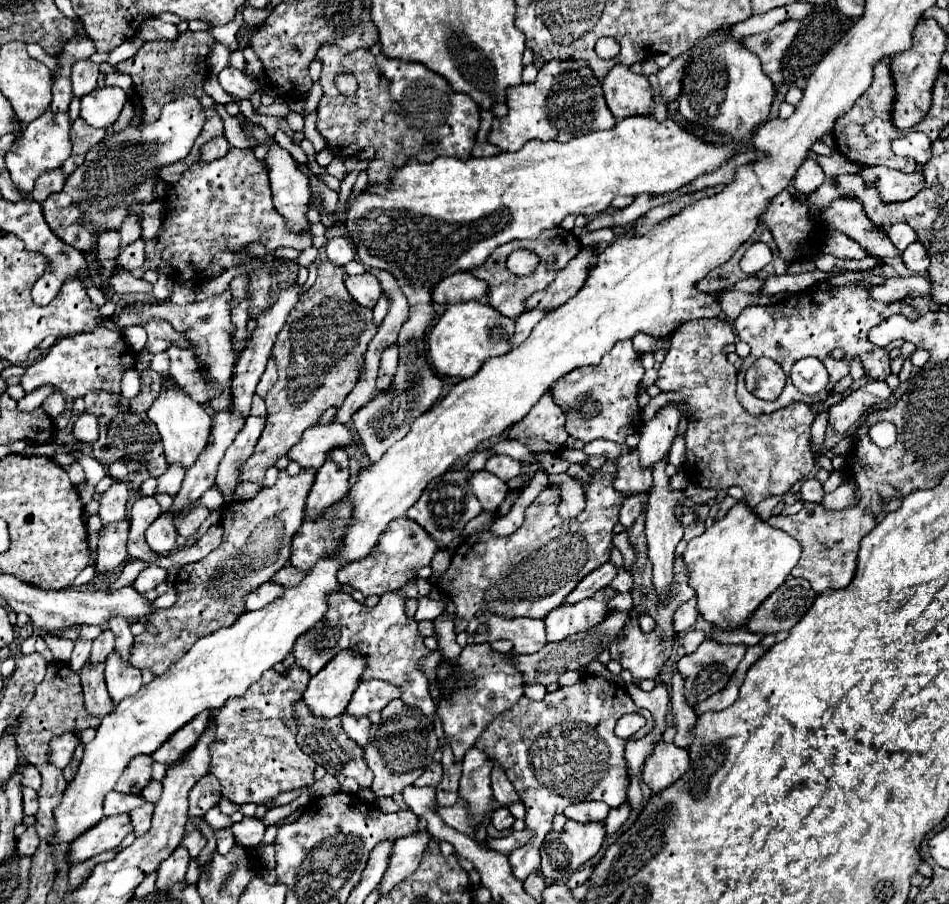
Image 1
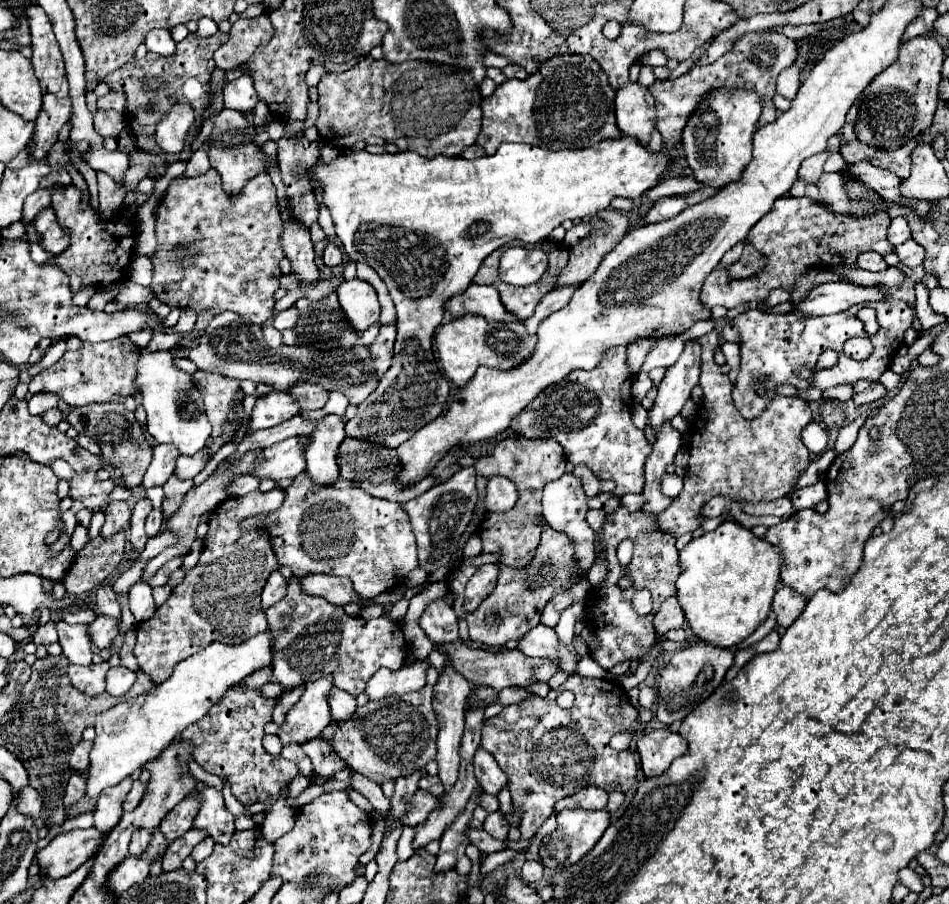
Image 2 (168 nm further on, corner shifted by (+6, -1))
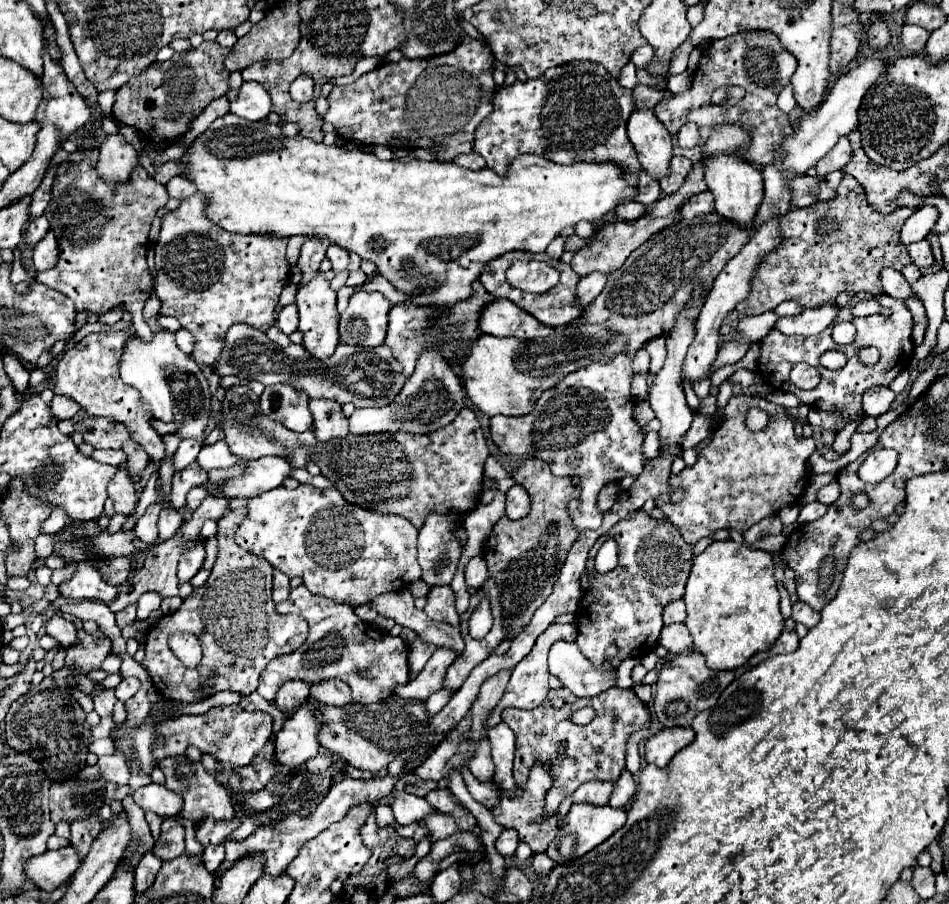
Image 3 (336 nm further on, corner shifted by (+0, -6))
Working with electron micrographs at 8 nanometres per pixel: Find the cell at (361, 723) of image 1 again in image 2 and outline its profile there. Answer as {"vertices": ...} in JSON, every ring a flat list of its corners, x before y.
{"vertices":[[333,687,333,691,329,691,327,695,327,701,329,701,329,707,331,707,331,715,335,721,339,723,345,723,353,717,355,709,357,709,357,701,353,695]]}

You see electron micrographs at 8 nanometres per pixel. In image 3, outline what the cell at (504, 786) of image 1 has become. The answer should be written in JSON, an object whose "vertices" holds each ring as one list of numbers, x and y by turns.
{"vertices":[[483,738,483,744,479,744,473,760,469,762,469,770,481,782,487,782,487,780,493,778,495,766,493,766,493,760,491,760,491,744,489,744,489,738]]}

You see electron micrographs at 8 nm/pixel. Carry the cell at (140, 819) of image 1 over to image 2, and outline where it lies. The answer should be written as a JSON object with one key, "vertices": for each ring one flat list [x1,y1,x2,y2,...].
{"vertices":[[137,829,137,831,133,831,131,843,129,843,129,853,131,855,141,855,147,849,149,839,151,839,151,831,149,829]]}

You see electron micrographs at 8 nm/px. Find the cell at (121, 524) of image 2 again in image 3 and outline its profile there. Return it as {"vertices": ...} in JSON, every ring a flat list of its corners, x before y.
{"vertices":[[119,468,115,472,107,490,109,490,109,498,115,502,115,512,131,514,135,510,135,504,137,504,135,484,125,468]]}

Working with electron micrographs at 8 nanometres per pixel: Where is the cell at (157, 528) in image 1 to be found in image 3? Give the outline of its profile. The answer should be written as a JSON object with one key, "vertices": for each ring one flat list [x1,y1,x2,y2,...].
{"vertices":[[165,506,165,508,161,510,159,522,157,522,157,526,159,526,159,542,169,540,169,538,179,530,181,524,183,524,181,512,175,510,175,508,171,508,171,506]]}

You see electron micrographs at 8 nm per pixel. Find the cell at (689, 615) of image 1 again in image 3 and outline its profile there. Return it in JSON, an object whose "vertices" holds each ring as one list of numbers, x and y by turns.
{"vertices":[[683,600,669,602,663,610,663,622,673,624,673,622,683,622,683,620,685,620,685,602]]}

